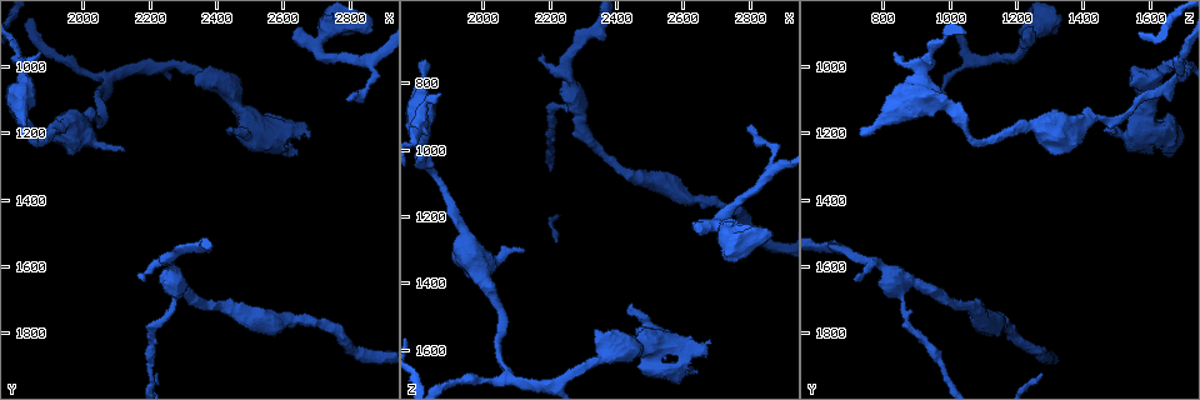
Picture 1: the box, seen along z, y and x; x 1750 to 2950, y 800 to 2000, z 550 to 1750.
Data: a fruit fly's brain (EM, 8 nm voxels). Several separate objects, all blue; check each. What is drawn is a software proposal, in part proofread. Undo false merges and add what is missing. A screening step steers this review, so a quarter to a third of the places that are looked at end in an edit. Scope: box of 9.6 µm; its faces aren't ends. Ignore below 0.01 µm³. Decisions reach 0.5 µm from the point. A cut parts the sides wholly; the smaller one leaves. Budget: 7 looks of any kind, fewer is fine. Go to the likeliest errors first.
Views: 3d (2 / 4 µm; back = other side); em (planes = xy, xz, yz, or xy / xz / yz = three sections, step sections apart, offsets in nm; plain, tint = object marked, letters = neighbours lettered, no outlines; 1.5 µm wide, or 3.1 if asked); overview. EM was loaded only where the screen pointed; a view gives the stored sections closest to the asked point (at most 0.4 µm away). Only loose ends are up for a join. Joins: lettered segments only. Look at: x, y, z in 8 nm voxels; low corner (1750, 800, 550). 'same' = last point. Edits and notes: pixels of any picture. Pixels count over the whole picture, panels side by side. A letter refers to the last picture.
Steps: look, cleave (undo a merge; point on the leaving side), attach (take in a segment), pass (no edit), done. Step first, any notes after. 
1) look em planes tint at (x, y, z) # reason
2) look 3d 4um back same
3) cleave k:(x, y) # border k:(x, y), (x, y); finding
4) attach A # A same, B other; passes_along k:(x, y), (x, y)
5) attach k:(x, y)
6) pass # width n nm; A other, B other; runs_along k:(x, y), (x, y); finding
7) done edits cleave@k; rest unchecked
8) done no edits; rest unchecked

look em xy step 8 tint at (2660, 880, 1240) # branch stops here

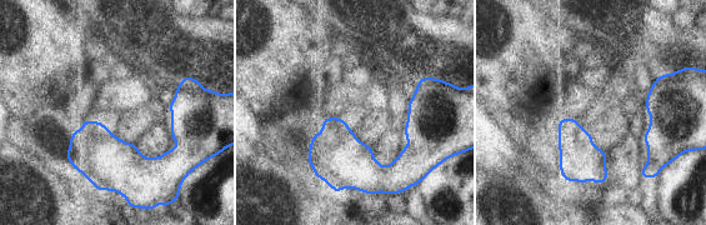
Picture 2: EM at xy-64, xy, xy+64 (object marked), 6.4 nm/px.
look em planes letters same

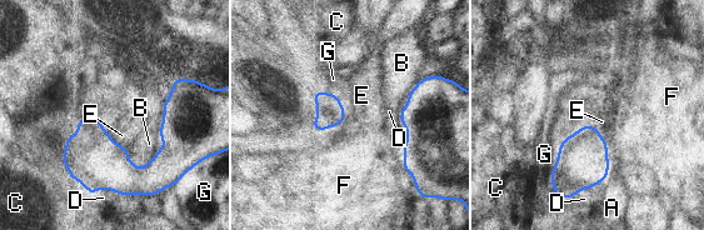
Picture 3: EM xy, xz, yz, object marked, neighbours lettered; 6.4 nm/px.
pass # width 180 nm; A other, B other, C other, D other, E other, F other, G other; border 3:(562, 140), (592, 125), (609, 160); none of them fits

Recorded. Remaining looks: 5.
look em planes letters at (2800, 1100, 930) # tapers out

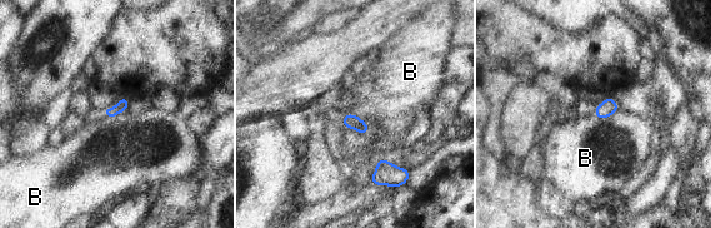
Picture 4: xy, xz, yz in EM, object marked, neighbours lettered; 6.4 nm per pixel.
pass # B other; border 4:(343, 115), (345, 127), (370, 132); none of them fits

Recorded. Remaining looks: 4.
look 3d 4um at (1930, 1170, 1220) # thick turns thin

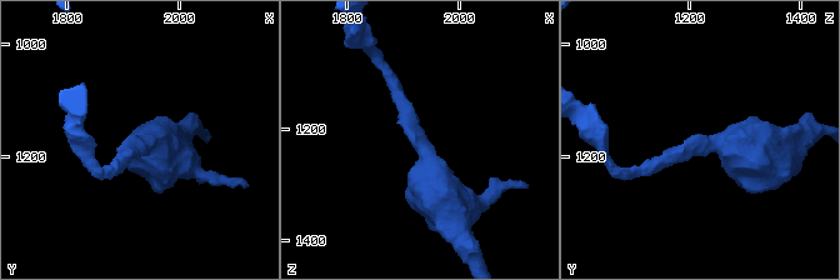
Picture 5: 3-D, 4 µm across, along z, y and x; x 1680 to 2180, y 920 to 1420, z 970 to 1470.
look em planes tint at (1935, 1180, 1230) # arm_widths 220, 650 nm

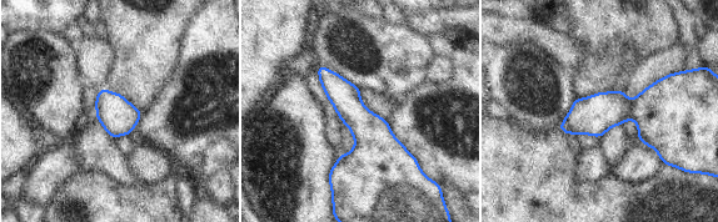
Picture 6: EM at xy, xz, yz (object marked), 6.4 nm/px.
look em planes letters same # what lies round it

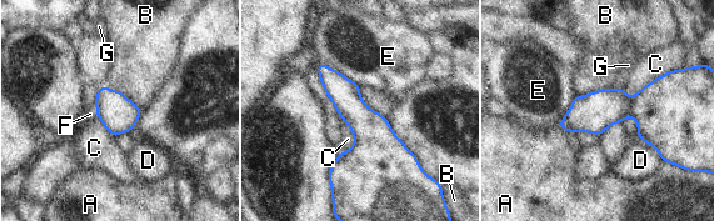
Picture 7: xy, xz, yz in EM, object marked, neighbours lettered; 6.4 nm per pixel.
pass # width 220 nm; A other, B other, C other, D other, E other, F other, G other; border 7:(359, 85), (360, 99), (387, 119); one neuron here

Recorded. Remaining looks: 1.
done no edits; rest unchecked

